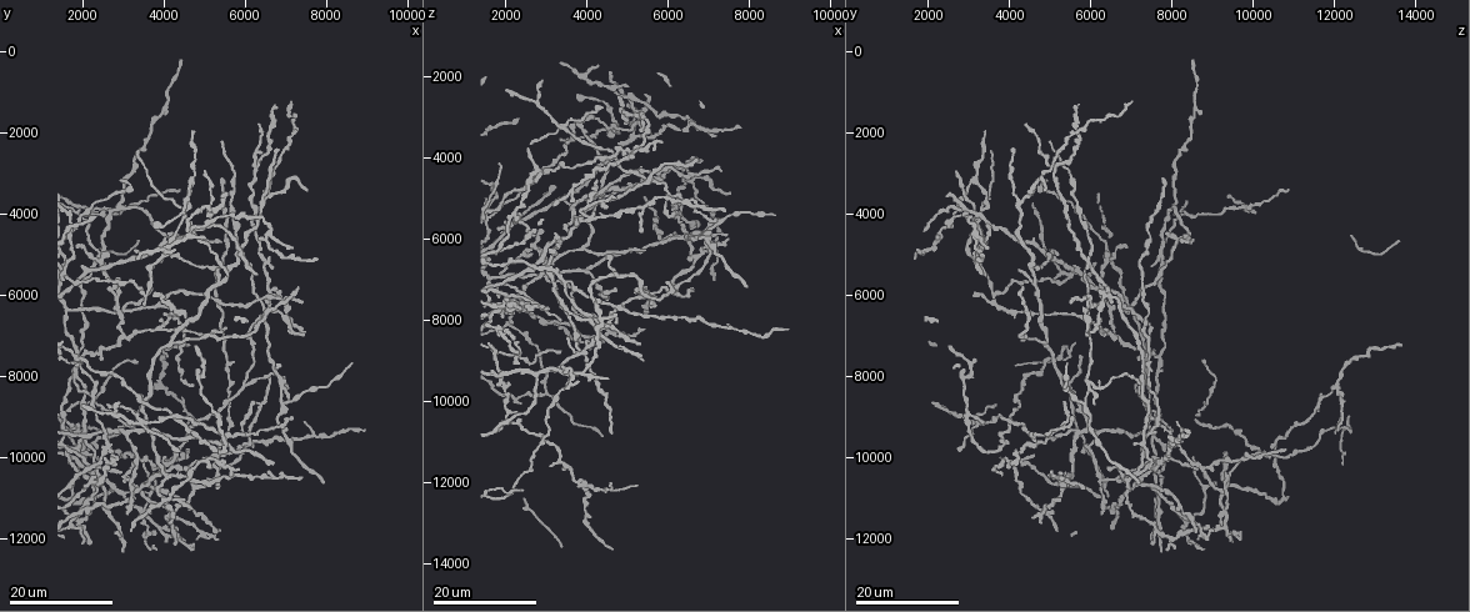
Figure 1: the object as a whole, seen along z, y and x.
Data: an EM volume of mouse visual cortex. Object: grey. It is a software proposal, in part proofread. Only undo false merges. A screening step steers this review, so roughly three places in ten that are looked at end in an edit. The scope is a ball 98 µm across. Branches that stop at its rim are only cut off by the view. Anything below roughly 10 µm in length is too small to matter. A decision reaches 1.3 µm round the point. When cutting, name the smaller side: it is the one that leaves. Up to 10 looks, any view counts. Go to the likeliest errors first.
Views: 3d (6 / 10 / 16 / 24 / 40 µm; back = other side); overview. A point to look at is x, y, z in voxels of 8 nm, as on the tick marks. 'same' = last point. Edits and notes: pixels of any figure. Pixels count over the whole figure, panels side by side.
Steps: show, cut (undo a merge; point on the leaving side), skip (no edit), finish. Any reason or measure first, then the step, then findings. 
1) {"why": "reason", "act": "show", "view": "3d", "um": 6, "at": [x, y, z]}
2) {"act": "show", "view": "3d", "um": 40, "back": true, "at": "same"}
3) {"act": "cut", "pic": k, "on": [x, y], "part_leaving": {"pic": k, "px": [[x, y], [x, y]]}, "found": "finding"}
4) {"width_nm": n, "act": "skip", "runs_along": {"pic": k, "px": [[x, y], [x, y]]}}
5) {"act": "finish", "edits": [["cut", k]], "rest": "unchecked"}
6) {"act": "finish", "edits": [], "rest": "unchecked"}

{"why": "two arms in line, one across", "act": "show", "view": "3d", "um": 16, "at": [4600, 9200, 3950]}

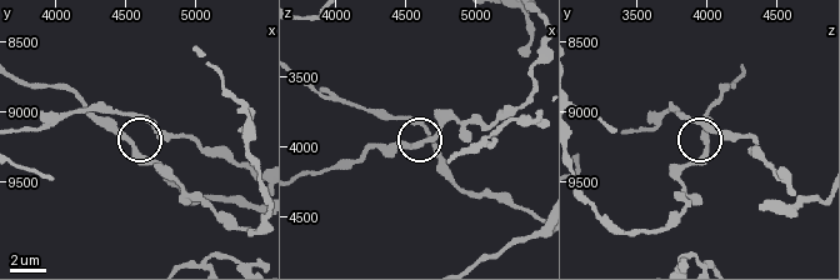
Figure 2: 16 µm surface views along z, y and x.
{"act": "show", "view": "3d", "um": 6, "at": [4520, 9200, 4000]}

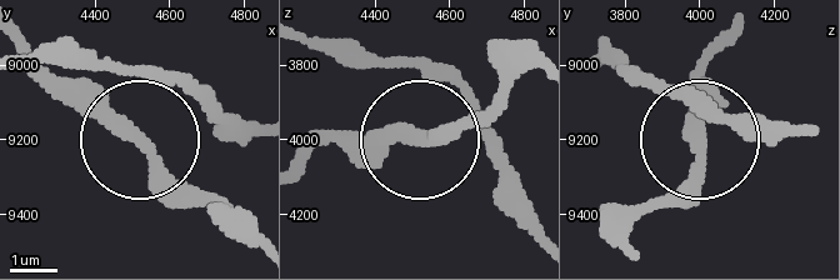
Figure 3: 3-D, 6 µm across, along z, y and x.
{"act": "skip", "found": "all the same neuron"}

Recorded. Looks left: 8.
{"why": "small branch off a trunk", "act": "show", "view": "3d", "um": 24, "at": [2400, 4950, 7650]}

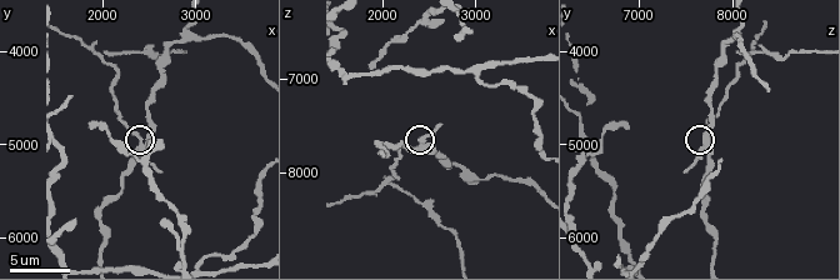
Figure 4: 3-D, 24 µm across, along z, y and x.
{"act": "show", "view": "3d", "um": 10, "at": "same"}

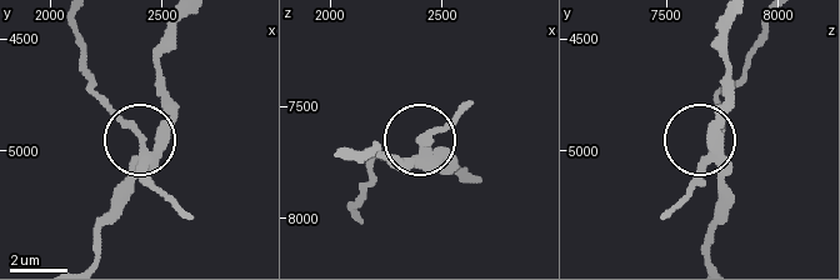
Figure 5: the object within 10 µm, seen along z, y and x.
{"act": "show", "view": "3d", "um": 10, "back": true, "at": [2400, 4960, 7730]}

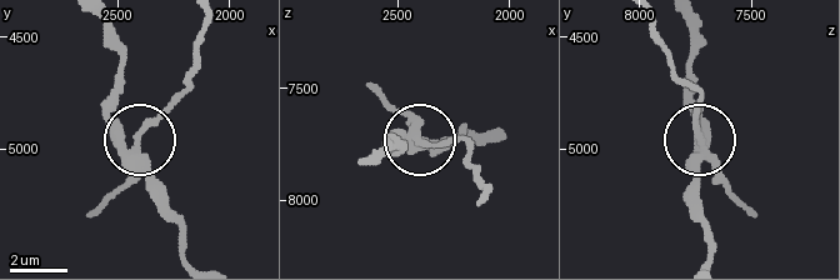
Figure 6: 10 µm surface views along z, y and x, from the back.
{"width_nm": 300, "act": "cut", "pic": 6, "on": [154, 118], "part_leaving": {"pic": 6, "px": [[703, 153], [691, 91], [655, 26]]}, "found": "a second neuron is stuck on"}

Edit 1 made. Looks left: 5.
{"act": "show", "view": "overview"}

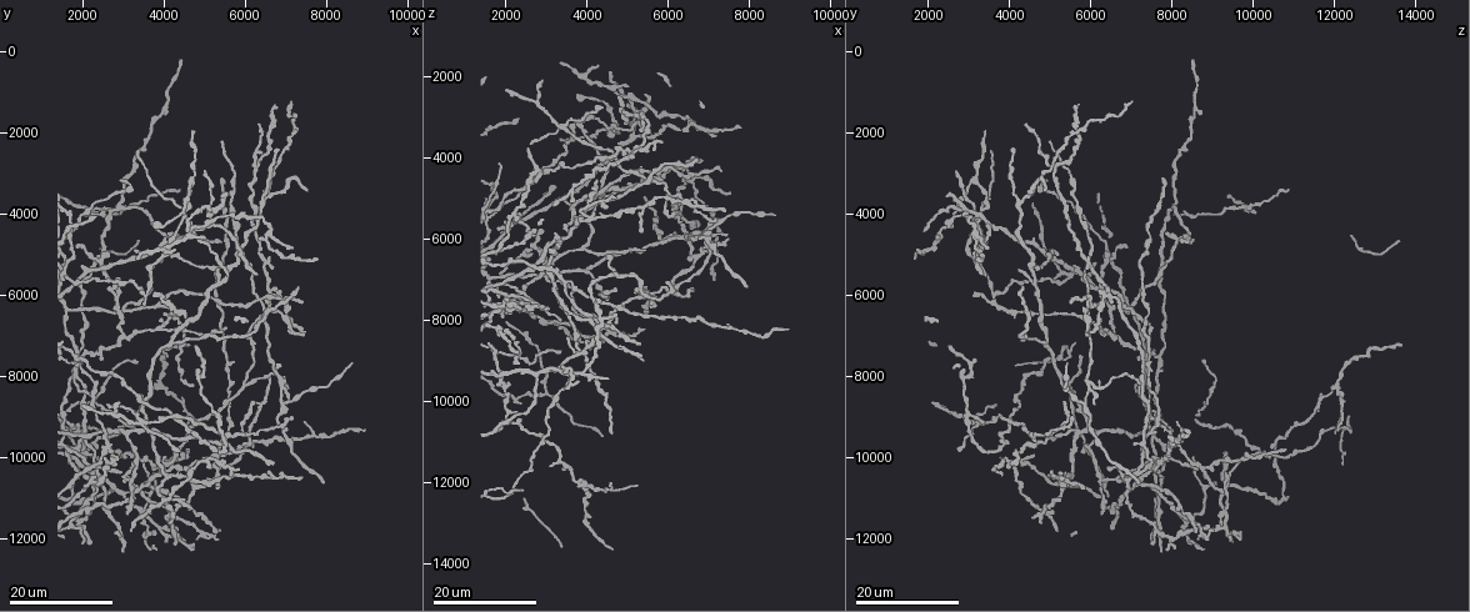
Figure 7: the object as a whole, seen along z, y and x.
{"why": "thin arm on a thick one", "act": "show", "view": "3d", "um": 6, "at": [1400, 4700, 6400]}

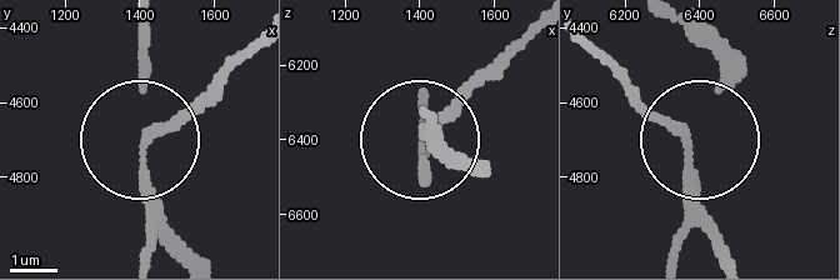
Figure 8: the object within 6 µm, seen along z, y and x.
{"arms": 3, "act": "cut", "pic": 8, "on": [190, 111], "part_leaving": {"pic": 8, "px": [[149, 140], [253, 36]]}, "found": "two neurons meet here"}

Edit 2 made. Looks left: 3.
{"act": "show", "view": "overview"}

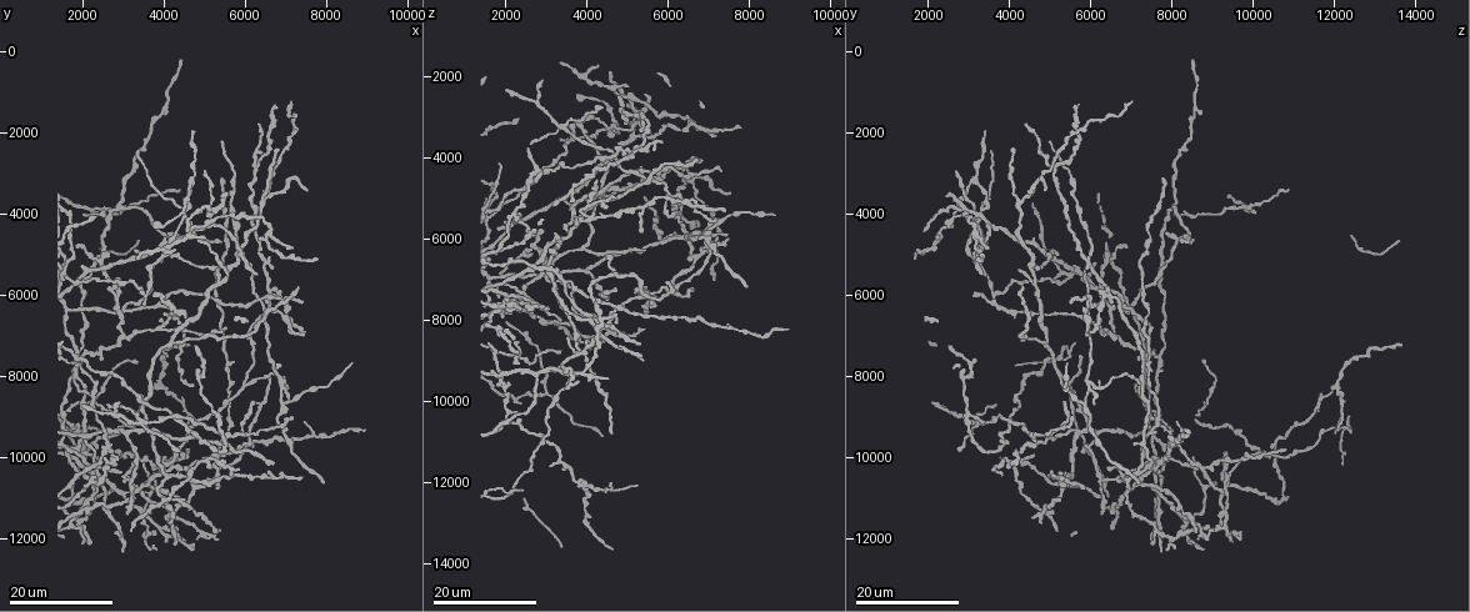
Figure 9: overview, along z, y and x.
{"why": "four or more arms meet", "act": "show", "view": "3d", "um": 16, "at": [3450, 9100, 3200]}

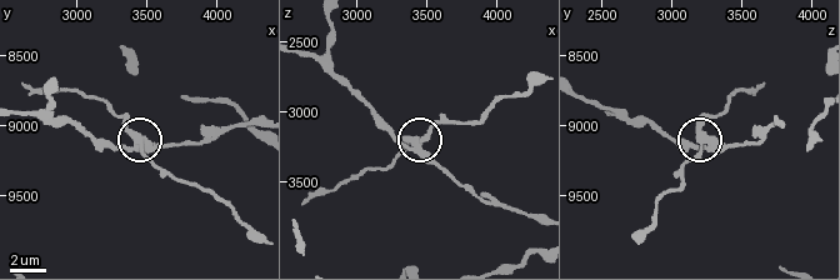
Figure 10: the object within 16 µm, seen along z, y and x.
{"act": "show", "view": "3d", "um": 10, "at": [3400, 9120, 3280]}

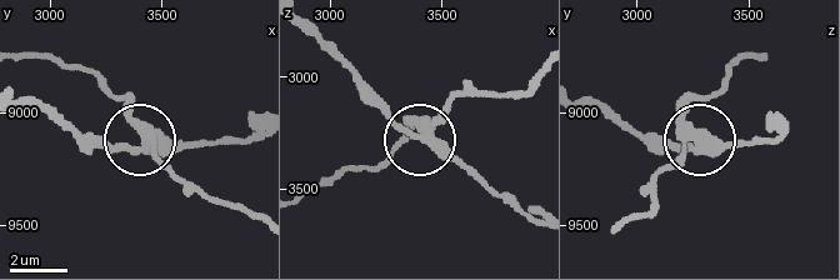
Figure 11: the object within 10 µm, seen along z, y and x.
{"arms": 4, "act": "cut", "pic": 11, "on": [163, 168], "part_leaving": {"pic": 11, "px": [[146, 136], [183, 178], [254, 213]]}, "found": "a second neuron is stuck on"}

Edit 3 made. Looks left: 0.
{"act": "finish", "edits": [["cut", 6], ["cut", 8], ["cut", 11]], "rest": "unchecked"}

